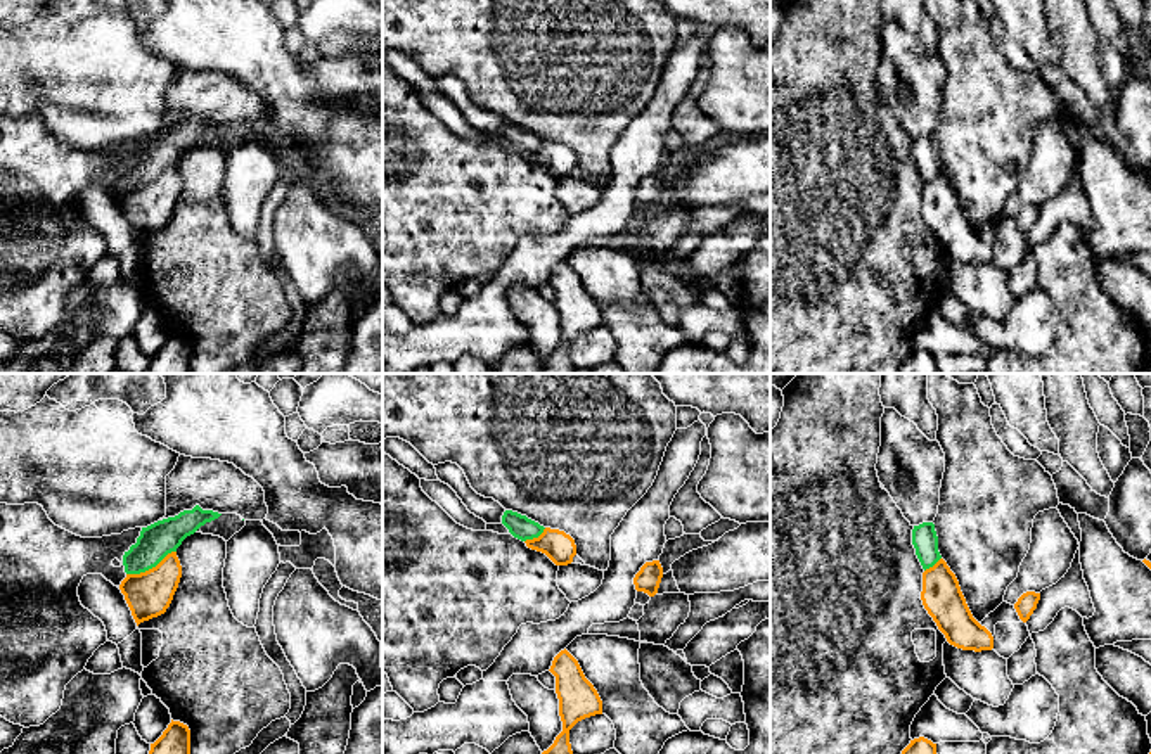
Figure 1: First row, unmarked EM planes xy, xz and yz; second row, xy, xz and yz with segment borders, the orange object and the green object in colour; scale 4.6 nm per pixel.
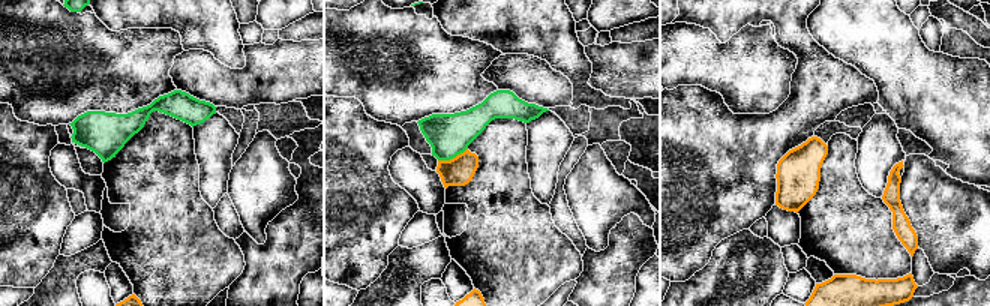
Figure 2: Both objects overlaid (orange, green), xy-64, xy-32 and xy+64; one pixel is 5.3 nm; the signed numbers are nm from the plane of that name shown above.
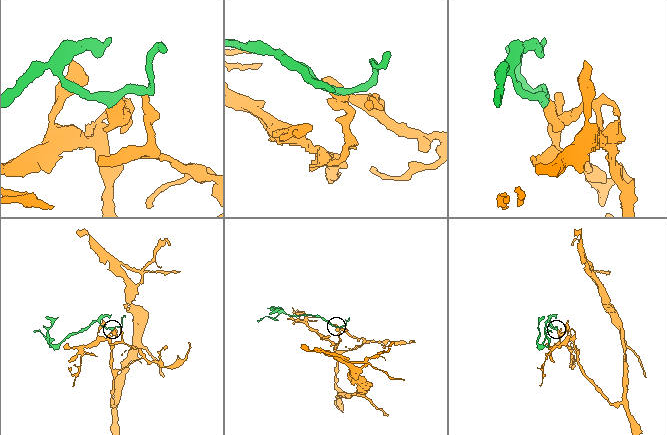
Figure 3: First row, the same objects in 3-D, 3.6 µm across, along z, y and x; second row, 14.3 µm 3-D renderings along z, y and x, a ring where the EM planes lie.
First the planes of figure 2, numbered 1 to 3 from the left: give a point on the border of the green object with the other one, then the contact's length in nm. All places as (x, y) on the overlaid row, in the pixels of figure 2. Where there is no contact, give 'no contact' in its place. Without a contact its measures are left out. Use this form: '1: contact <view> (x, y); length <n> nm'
1: no contact
2: contact xy-32 (453, 158); length 180 nm
3: no contact

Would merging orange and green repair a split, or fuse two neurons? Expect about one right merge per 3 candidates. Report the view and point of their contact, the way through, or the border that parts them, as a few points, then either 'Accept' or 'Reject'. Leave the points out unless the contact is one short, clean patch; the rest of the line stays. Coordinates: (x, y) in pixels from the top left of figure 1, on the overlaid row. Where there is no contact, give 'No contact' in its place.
Touches orange at xy (153, 568). Boundary: xy (175, 550), (168, 552), (154, 566), (127, 575). Reject

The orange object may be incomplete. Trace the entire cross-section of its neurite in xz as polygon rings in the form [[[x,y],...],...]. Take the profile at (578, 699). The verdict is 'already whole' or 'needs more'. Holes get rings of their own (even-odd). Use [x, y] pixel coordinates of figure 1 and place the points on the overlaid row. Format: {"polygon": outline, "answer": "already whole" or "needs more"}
{"polygon": [[[566,649],[554,657],[549,671],[556,676],[563,732],[542,754],[573,754],[569,730],[585,718],[602,714],[602,700],[585,678],[578,661]]], "answer": "already whole"}

